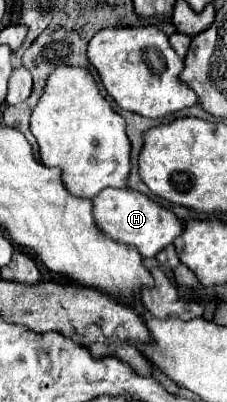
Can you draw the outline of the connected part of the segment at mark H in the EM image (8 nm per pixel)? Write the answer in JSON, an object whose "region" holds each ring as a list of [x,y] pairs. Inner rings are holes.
{"region":[[[112,187],[104,189],[98,193],[96,199],[92,199],[92,203],[94,203],[96,225],[102,231],[106,231],[106,235],[110,235],[112,239],[134,245],[138,253],[146,259],[156,257],[156,253],[160,253],[164,247],[174,243],[174,239],[180,237],[180,233],[184,231],[182,223],[172,211],[164,209],[156,201],[132,189],[112,189]]]}

